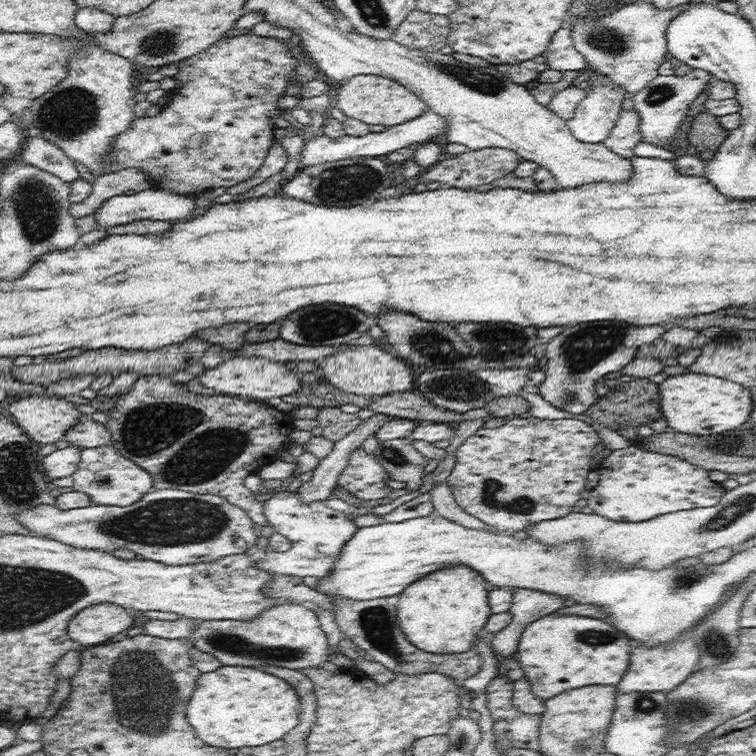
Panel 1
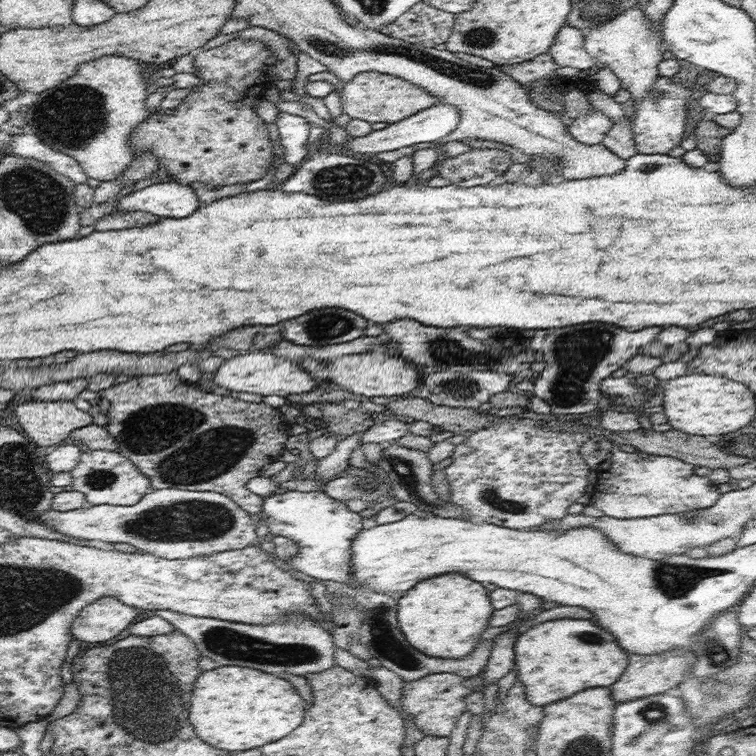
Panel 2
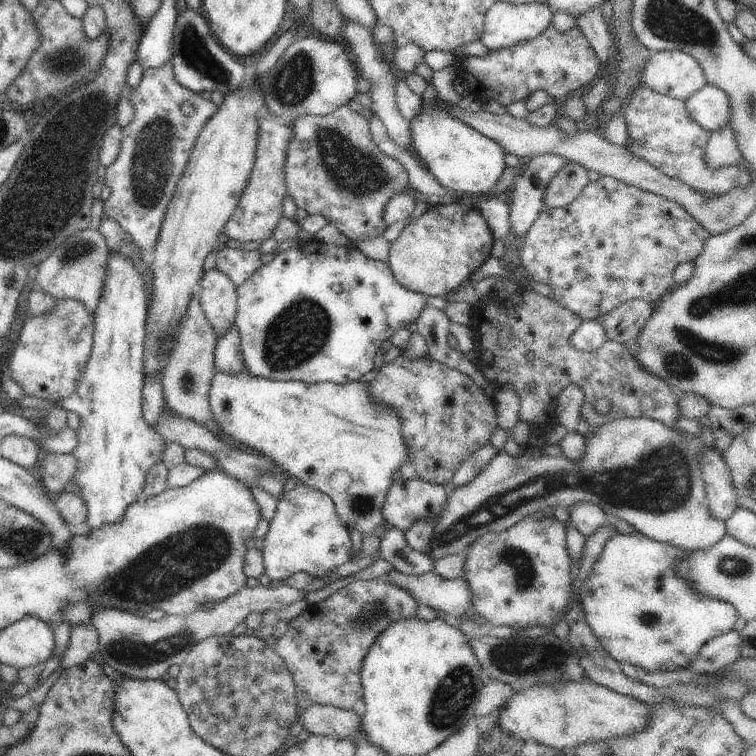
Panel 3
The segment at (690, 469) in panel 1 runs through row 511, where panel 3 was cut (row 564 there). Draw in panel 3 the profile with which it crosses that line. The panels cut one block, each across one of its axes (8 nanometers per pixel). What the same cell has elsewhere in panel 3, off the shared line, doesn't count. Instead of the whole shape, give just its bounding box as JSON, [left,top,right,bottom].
[579,532,738,673]

